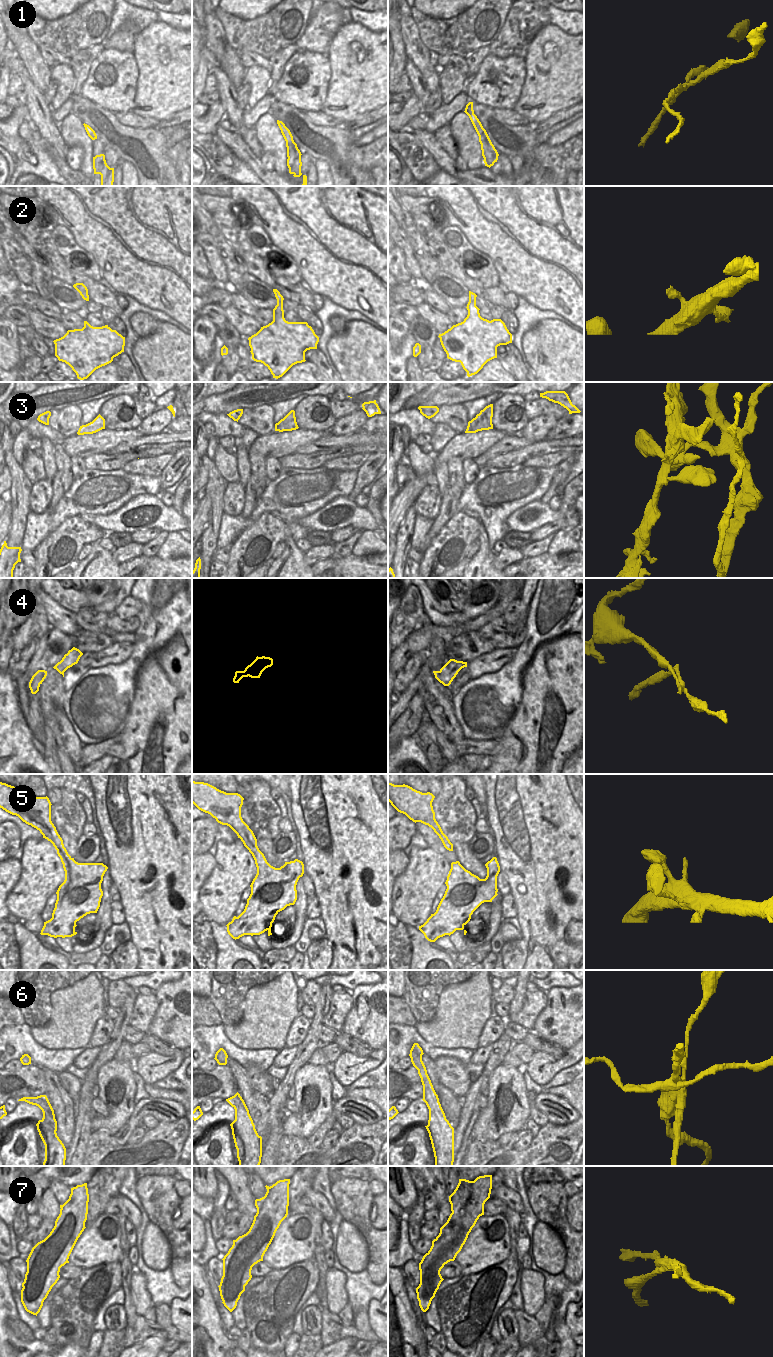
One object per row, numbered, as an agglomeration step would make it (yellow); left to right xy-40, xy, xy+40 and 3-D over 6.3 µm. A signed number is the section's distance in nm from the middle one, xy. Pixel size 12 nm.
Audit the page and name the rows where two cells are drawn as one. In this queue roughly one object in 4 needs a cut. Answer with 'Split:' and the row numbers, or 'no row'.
Split: 1, 3, 4, 6, 7

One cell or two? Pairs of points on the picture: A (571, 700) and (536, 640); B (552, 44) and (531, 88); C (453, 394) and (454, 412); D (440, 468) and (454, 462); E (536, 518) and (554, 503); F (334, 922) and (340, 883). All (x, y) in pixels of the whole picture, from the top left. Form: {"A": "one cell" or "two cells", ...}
{"A": "two cells", "B": "one cell", "C": "two cells", "D": "two cells", "E": "two cells", "F": "one cell"}

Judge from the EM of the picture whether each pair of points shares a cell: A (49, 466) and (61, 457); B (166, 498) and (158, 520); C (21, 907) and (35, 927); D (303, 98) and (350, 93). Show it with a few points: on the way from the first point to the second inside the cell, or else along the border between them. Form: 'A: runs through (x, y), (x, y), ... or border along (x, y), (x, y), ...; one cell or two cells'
A: border along (54, 445), (54, 461), (57, 469); two cells
B: border along (159, 495), (159, 498), (166, 505), (171, 506); two cells
C: border along (39, 913), (22, 922); two cells
D: border along (331, 73), (327, 96), (320, 110); two cells

